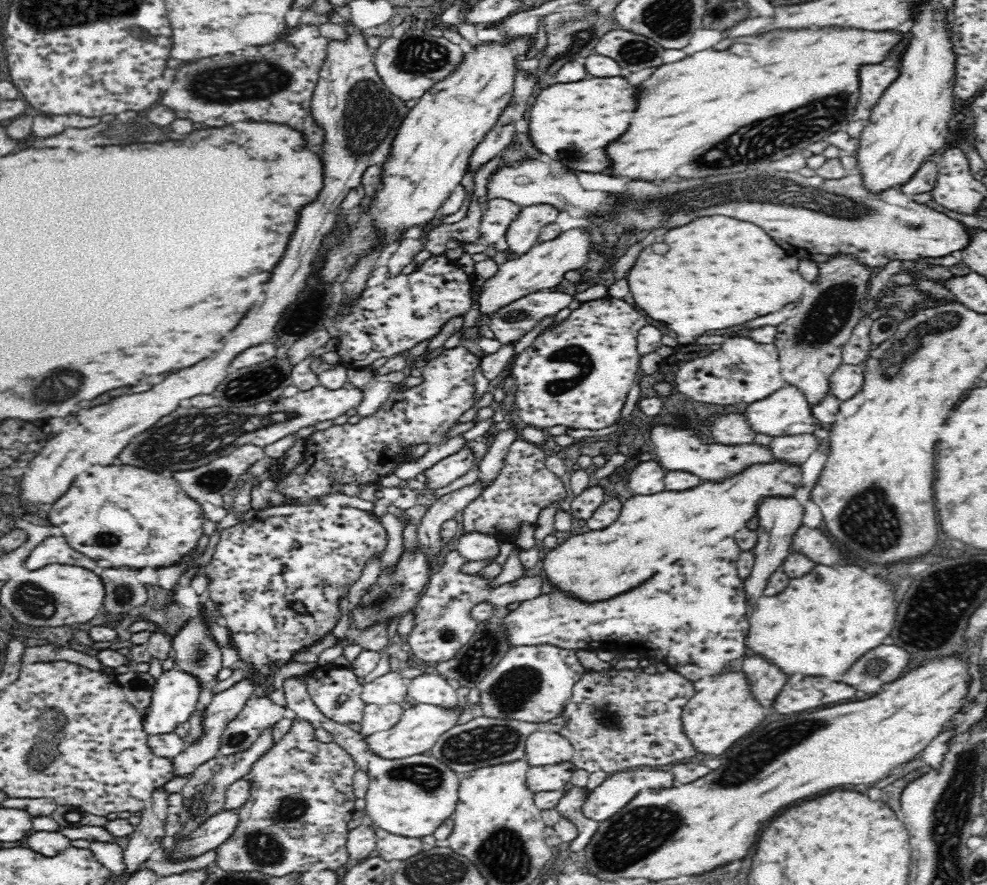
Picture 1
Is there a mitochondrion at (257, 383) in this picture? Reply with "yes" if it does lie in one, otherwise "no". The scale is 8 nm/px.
yes

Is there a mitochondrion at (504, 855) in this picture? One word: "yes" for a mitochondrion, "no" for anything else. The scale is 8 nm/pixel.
yes

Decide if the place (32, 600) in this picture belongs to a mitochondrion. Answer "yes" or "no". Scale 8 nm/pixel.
yes

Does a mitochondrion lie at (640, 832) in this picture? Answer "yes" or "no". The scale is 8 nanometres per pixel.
yes

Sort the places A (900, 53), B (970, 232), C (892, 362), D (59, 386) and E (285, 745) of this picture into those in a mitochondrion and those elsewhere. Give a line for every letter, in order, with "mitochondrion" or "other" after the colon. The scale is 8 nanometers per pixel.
A: other
B: other
C: mitochondrion
D: mitochondrion
E: other

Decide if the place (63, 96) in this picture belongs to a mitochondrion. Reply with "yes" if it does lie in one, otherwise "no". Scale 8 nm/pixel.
no

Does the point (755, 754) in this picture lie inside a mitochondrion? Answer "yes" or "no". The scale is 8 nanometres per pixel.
yes

